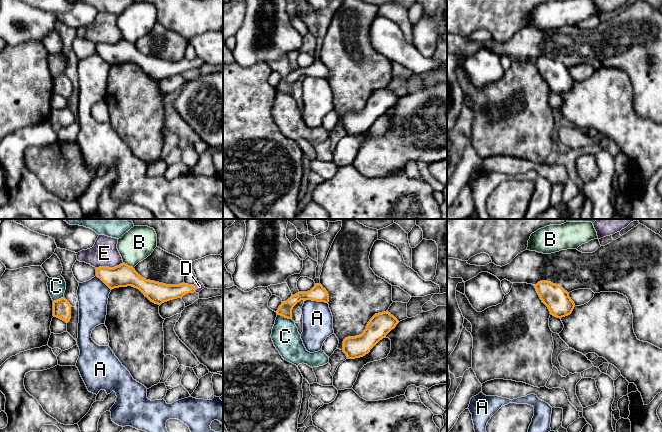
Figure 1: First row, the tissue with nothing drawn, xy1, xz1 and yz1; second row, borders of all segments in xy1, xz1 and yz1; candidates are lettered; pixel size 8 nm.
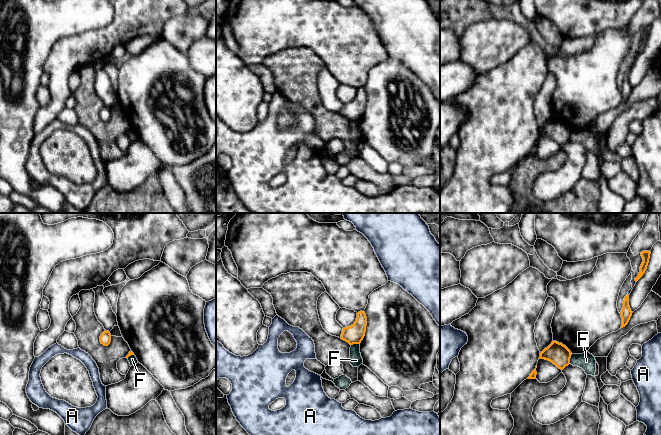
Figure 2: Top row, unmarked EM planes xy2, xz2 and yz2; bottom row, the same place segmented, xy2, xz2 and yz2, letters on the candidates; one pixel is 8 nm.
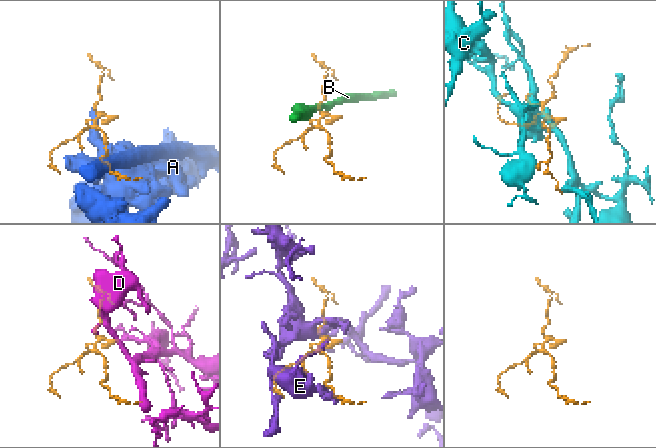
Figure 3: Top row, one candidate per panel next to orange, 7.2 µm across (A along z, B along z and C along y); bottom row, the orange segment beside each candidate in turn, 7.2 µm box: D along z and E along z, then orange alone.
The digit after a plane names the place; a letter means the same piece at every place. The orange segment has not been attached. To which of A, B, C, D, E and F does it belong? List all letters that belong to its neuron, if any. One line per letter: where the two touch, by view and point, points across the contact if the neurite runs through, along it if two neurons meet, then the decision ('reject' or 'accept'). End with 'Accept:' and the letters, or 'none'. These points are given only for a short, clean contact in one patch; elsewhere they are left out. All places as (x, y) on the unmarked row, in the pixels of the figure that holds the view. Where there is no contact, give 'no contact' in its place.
A: contact xz1 (316, 76); reject
B: contact xy1 (127, 41); border xy1 (123, 38), (133, 44); reject
C: contact xz1 (284, 92); reject
D: contact xy1 (194, 64); way xy1 (164, 69), (194, 64), (199, 62); accept
E: contact xy1 (108, 43); reject
F: contact yz2 (569, 135); border yz2 (572, 130), (569, 139); reject
Accept: D

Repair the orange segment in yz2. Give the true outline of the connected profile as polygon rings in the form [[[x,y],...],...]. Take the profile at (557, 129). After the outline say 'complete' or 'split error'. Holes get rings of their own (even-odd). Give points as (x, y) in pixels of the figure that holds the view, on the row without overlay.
[[[552,117],[552,119],[540,129],[539,135],[548,136],[563,146],[570,140],[571,131],[571,127],[565,121],[557,117]]]; complete

